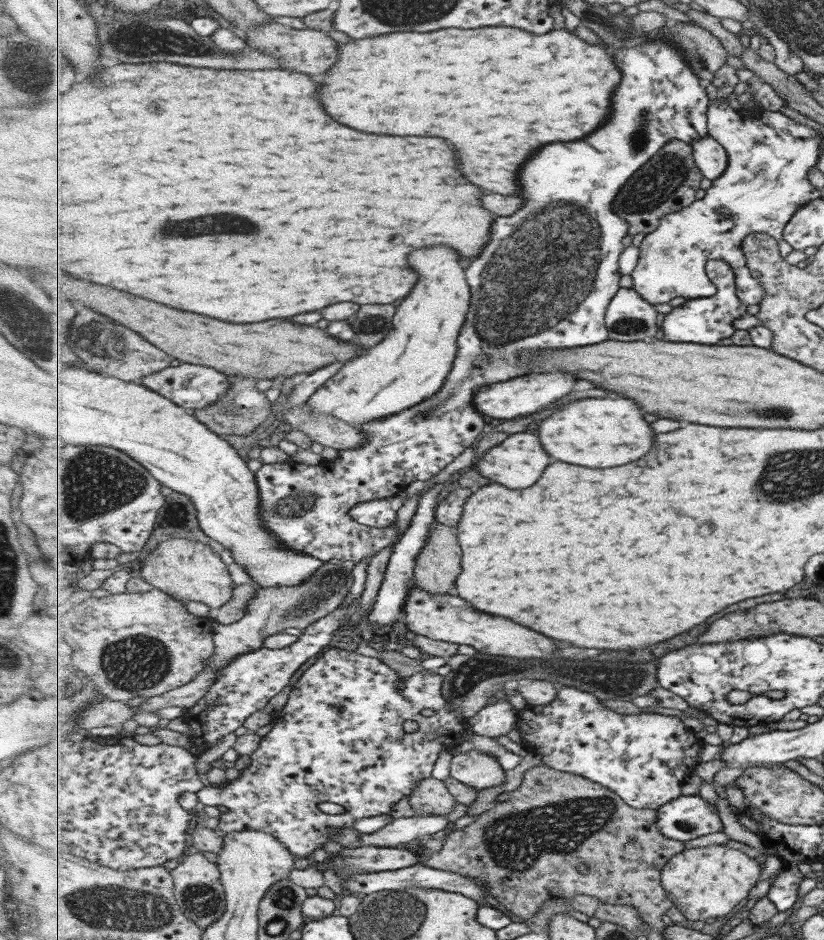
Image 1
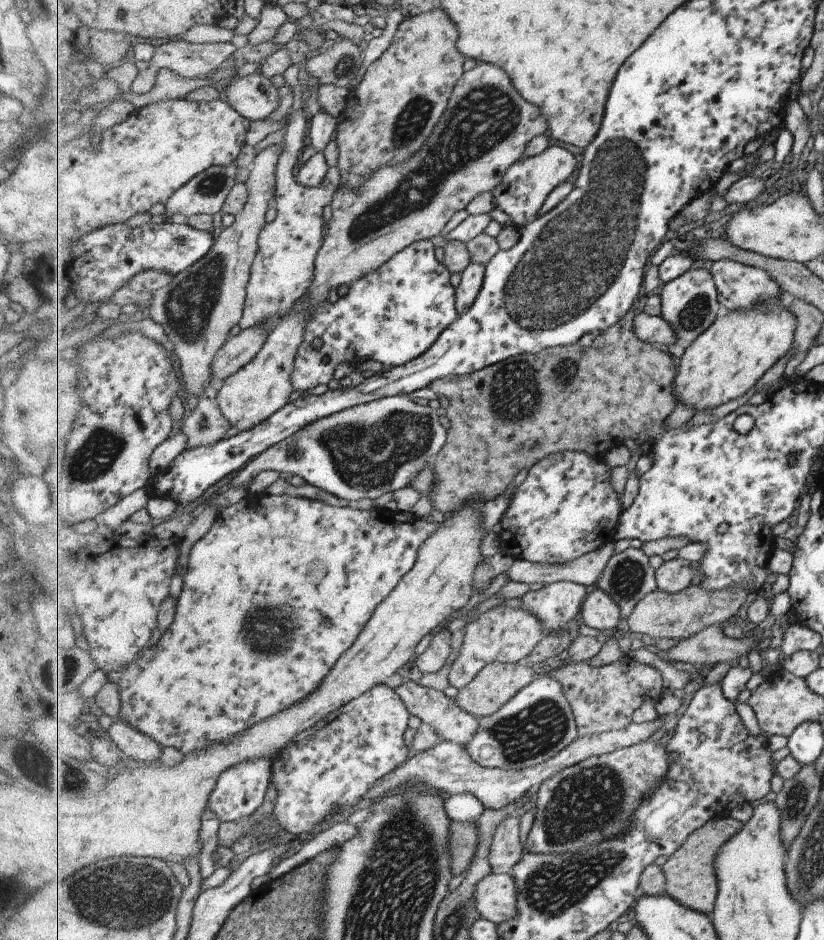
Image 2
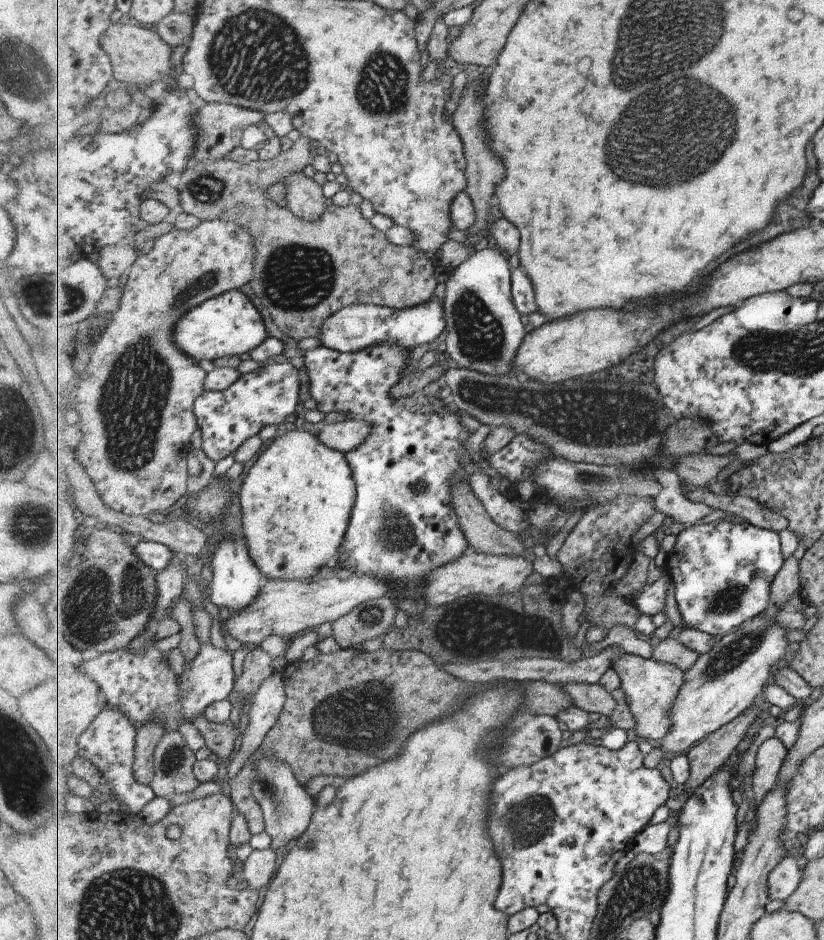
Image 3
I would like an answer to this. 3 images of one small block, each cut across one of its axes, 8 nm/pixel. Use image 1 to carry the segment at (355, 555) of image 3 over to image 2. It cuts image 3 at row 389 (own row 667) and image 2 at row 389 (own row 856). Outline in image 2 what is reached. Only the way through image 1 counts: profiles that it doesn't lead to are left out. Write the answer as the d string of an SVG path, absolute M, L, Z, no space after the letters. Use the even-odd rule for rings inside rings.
M431 239L411 244L384 264L379 271L355 281L347 294L335 304L327 301L312 315L306 323L306 338L295 361L292 378L296 389L302 390L302 394L318 391L320 384L324 387L327 382L331 382L339 362L356 364L360 360L372 358L380 362L383 368L389 366L392 369L425 355L438 342L443 331L458 319L458 301L456 288L451 284L450 270L447 265L437 260L435 245Z

